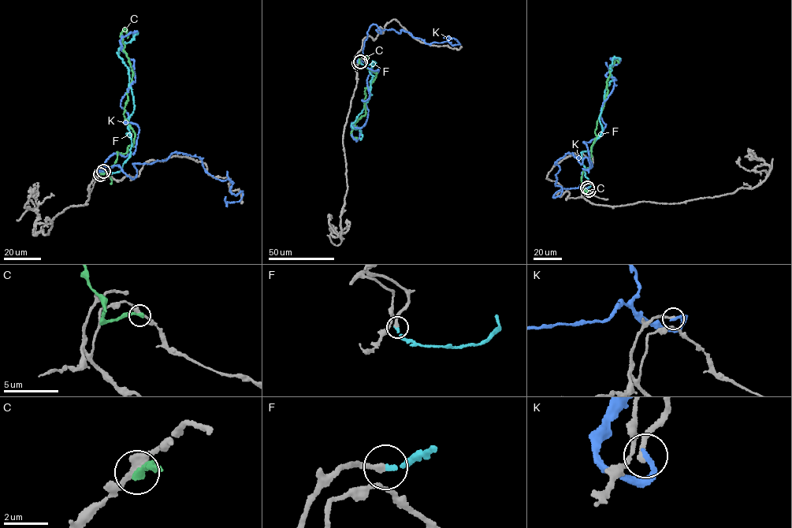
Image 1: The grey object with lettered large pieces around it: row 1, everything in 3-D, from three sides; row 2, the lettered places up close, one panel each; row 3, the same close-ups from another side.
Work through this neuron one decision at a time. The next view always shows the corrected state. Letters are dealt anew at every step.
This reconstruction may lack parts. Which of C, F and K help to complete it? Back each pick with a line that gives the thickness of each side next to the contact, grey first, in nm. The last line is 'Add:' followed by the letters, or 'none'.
F: Thickness 160 nm (grey) against 200 nm
Add: F

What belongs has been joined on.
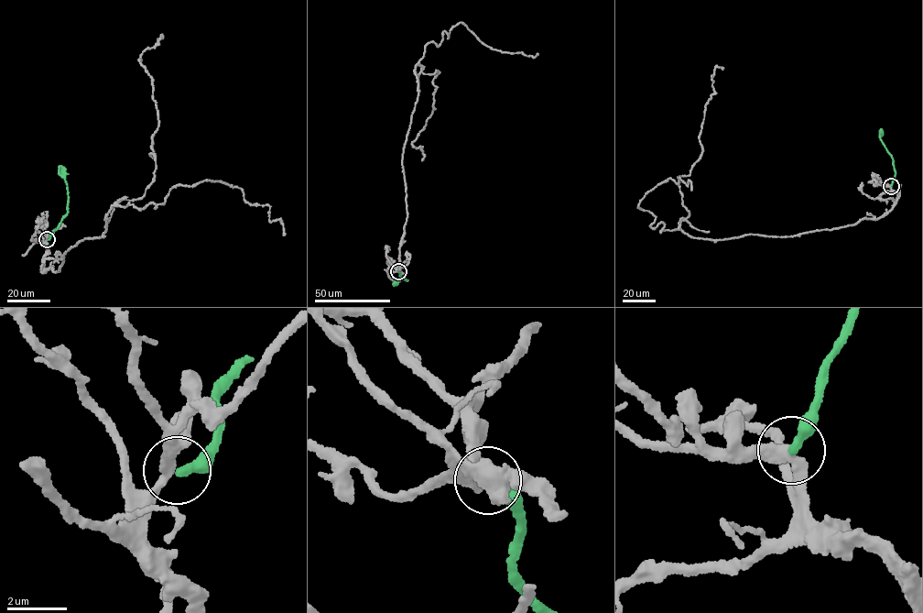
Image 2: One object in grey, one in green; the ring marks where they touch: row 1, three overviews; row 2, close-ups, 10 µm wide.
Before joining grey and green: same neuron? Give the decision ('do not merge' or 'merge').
do not merge

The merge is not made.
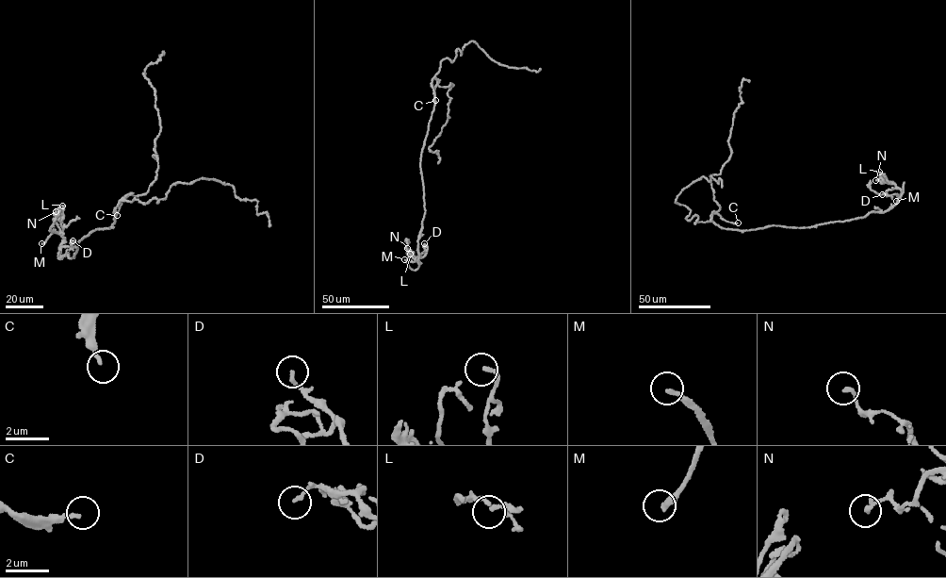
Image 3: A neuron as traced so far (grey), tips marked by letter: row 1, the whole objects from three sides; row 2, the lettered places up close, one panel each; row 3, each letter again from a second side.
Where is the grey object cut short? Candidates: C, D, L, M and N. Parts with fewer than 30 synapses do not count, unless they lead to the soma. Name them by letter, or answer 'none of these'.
M

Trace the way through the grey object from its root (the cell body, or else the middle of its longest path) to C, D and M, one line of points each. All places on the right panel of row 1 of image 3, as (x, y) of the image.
C: (742, 230), (719, 226), (711, 220), (712, 214), (716, 212), (726, 221), (738, 222)
D: (742, 230), (773, 225), (808, 227), (863, 218), (872, 211), (885, 212), (898, 198), (897, 194), (882, 194)
M: (742, 230), (773, 225), (808, 227), (863, 218), (872, 211), (885, 212), (900, 198), (905, 183), (896, 201)

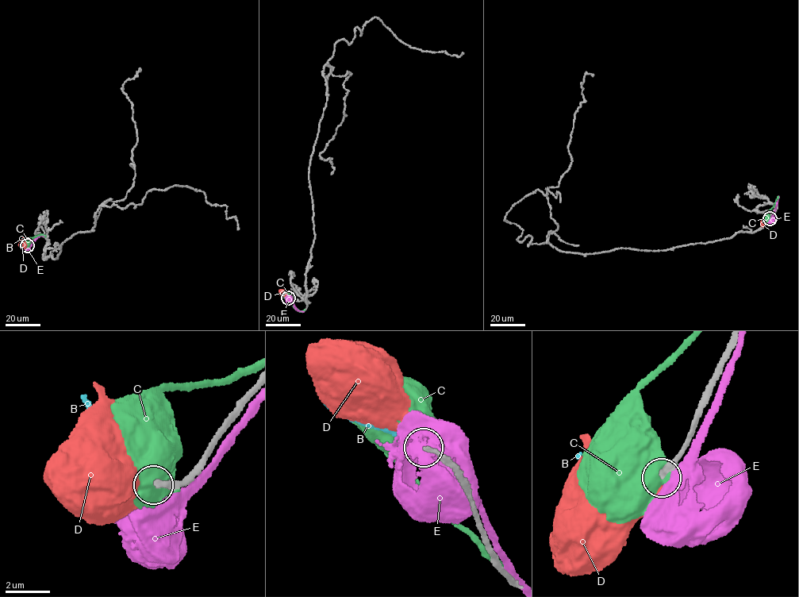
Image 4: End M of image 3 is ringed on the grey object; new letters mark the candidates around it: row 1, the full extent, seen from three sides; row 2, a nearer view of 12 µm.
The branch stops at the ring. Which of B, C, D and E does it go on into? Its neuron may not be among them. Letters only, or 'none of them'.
B

